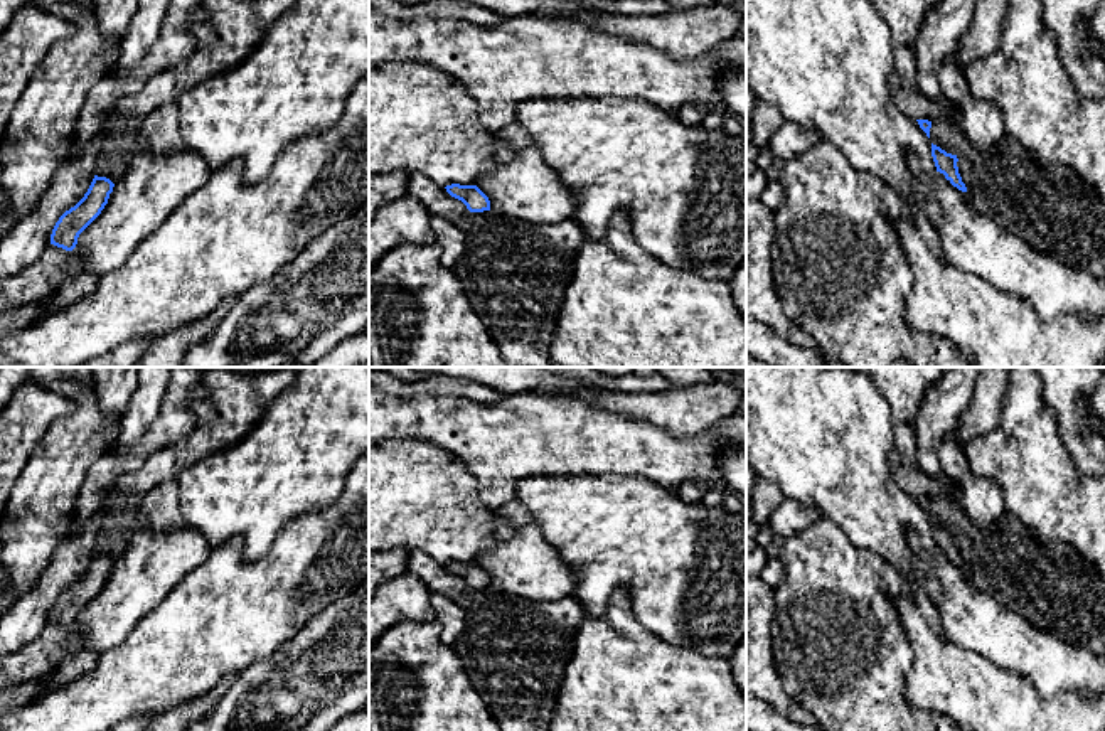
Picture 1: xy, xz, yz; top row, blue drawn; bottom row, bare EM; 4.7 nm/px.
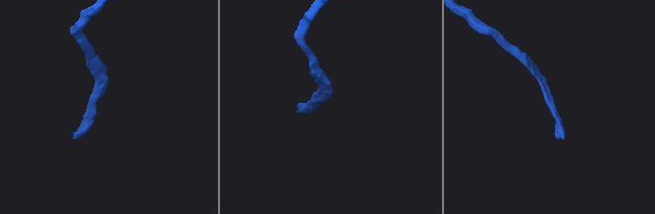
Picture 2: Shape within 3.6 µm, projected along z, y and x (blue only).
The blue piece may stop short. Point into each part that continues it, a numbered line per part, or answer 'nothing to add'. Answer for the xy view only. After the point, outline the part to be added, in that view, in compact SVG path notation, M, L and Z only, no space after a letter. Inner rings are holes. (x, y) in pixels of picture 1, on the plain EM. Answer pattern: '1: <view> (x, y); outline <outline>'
nothing to add

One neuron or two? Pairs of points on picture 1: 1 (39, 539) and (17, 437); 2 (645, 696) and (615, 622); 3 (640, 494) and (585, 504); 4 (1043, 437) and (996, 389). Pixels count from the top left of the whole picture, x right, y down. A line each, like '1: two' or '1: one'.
1: two
2: one
3: one
4: two

